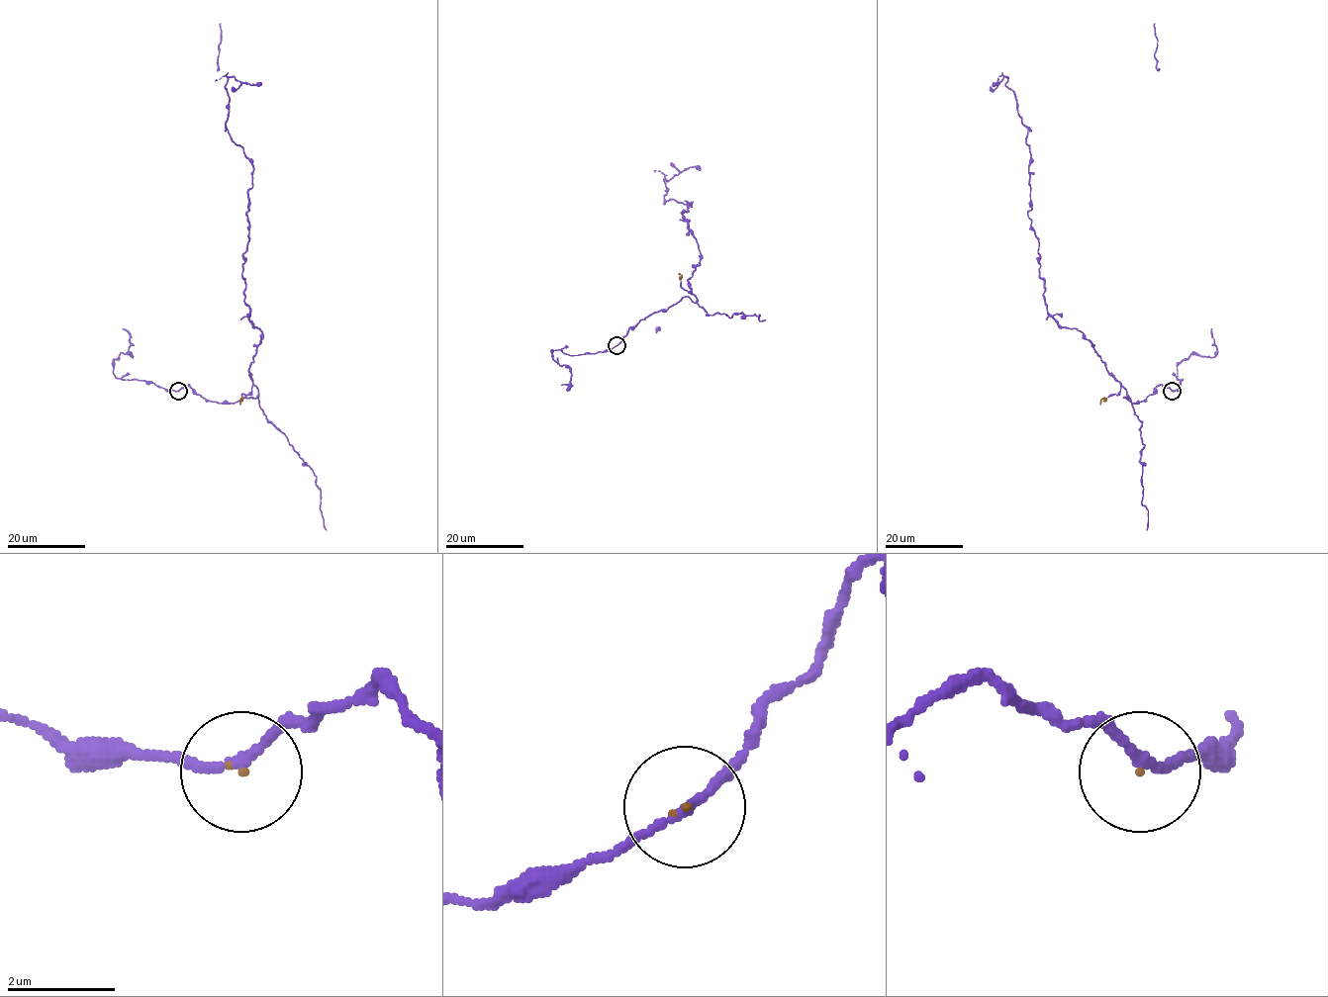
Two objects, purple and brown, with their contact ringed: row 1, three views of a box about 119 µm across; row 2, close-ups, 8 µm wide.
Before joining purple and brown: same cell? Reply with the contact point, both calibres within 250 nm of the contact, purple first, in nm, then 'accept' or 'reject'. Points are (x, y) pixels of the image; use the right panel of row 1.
at (1172, 391); 150 nm thick on the purple side, 50 nm on the other; accept

